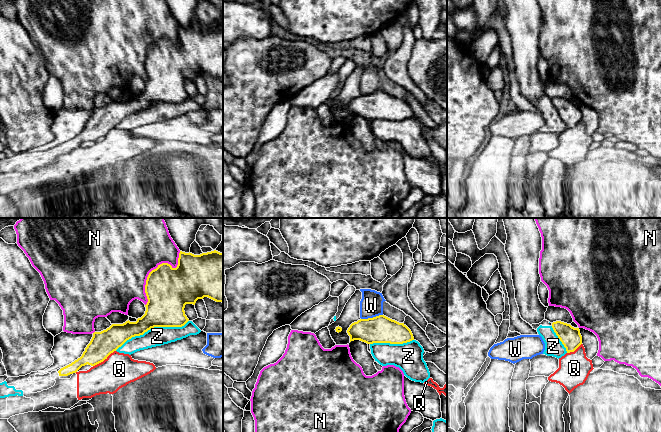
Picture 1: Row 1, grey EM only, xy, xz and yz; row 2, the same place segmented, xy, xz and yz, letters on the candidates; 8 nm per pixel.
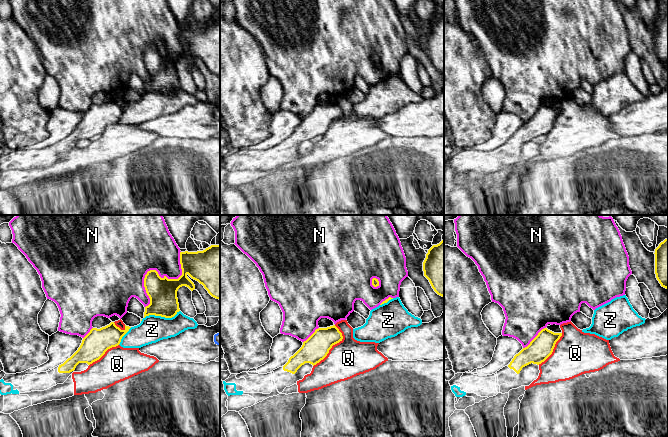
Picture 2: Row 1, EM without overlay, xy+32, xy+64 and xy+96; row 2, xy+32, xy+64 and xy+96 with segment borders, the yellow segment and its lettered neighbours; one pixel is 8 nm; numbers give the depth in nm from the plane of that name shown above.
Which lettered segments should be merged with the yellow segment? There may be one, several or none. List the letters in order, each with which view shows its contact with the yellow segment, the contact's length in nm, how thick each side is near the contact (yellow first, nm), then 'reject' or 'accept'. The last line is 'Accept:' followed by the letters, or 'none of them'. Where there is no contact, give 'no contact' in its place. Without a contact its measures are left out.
N: xy | 500 nm | 360/460 nm | reject
Q: xy | 220 nm | 200/260 nm | accept
W: xz | 180 nm | 220/190 nm | reject
Z: xy | 650 nm | 300/160 nm | reject
Accept: Q

